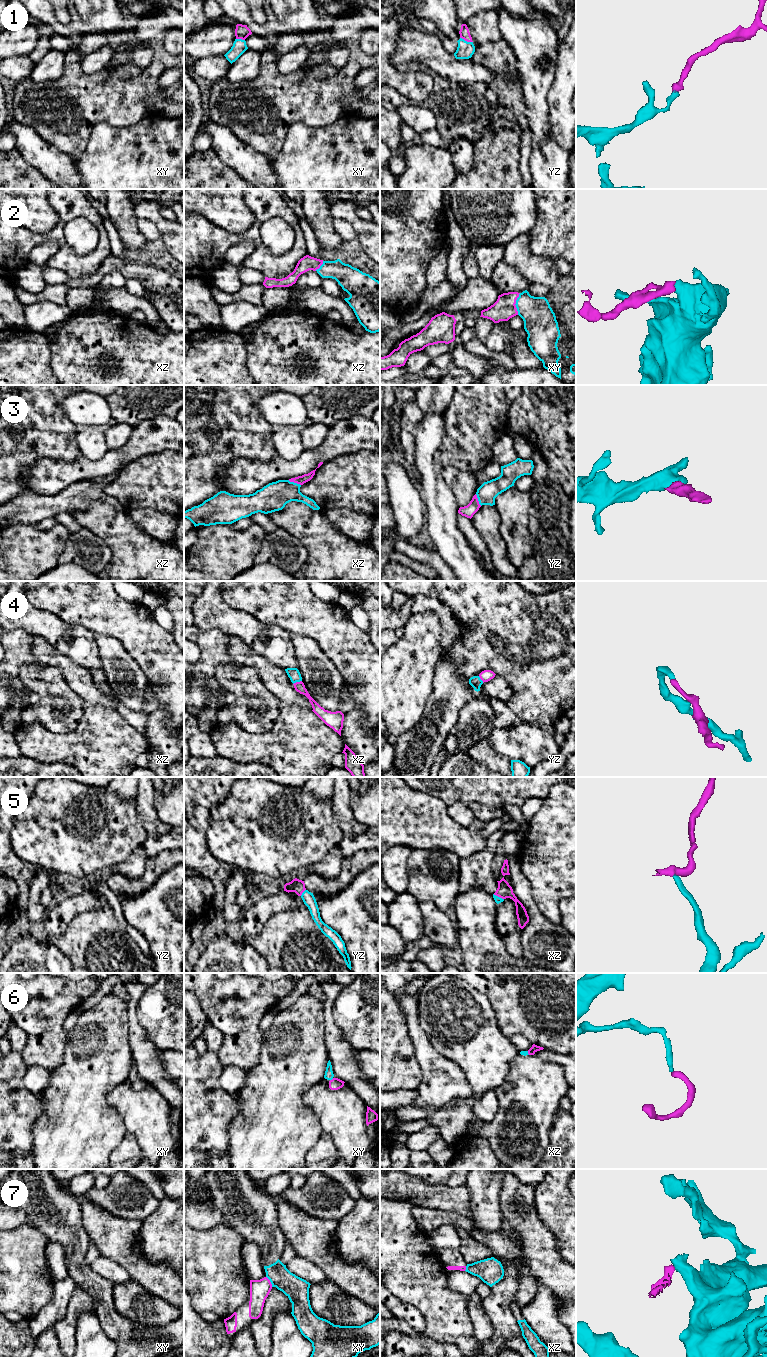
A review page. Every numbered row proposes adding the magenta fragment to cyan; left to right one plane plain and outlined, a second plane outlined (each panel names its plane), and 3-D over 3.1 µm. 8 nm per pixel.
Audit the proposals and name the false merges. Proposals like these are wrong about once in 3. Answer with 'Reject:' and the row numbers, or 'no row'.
Reject: 7

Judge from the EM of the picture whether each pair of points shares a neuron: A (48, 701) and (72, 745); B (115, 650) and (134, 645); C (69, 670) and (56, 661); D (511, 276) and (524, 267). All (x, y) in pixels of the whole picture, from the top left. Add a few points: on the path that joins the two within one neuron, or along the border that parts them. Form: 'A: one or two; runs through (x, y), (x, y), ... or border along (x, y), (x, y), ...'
A: two; border along (82, 715), (65, 733), (43, 726)
B: two; border along (105, 635), (115, 637), (140, 666)
C: one; runs through (66, 667), (59, 661)
D: two; border along (503, 259), (530, 283)

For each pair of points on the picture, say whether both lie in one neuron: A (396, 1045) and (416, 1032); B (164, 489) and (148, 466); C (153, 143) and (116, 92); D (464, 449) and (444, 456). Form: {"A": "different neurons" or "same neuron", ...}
{"A": "different neurons", "B": "same neuron", "C": "different neurons", "D": "same neuron"}

